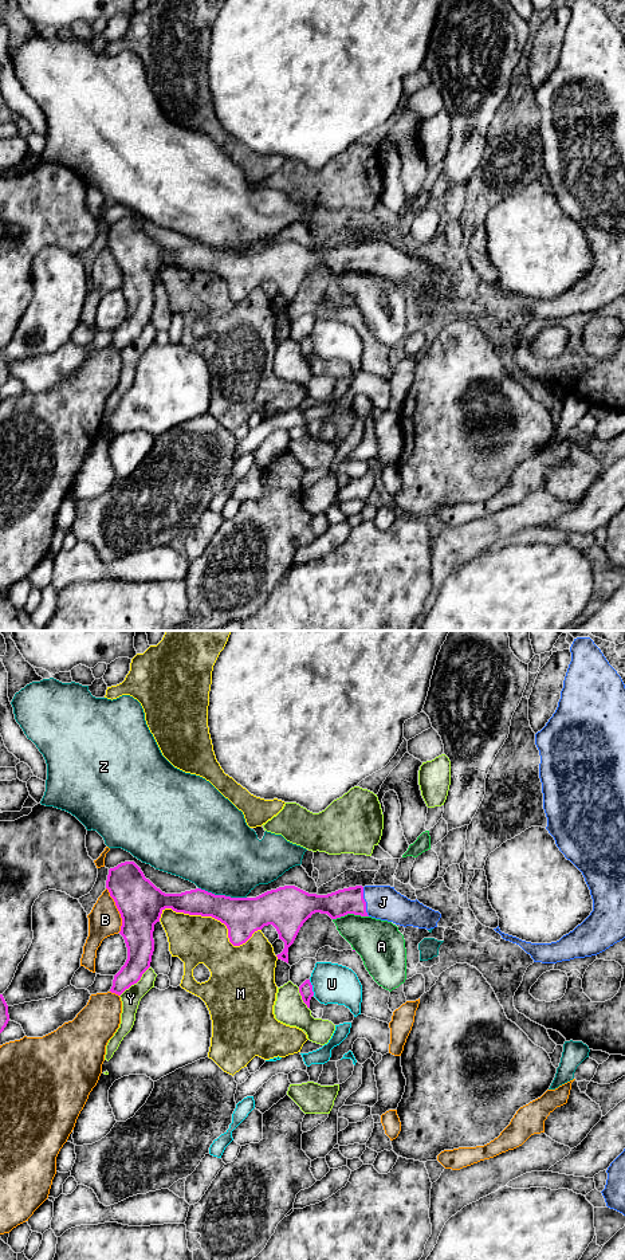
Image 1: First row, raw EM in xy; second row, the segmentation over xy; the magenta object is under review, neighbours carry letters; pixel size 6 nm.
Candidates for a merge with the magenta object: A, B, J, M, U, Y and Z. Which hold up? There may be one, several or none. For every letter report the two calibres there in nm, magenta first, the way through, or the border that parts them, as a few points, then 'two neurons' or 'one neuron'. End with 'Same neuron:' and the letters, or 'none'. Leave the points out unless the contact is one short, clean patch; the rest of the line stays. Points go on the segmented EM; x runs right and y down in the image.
A: calibres 160 and 280 nm; two neurons
B: calibres 280 and 190 nm; two neurons
J: calibres 160 and 200 nm; way xy (349, 901), (365, 902), (382, 902); one neuron
M: calibres 220 and 300 nm; two neurons
U: calibres 80 and 240 nm; two neurons
Y: calibres 170 and 120 nm; two neurons
Z: calibres 220 and 480 nm; two neurons
Same neuron: J

